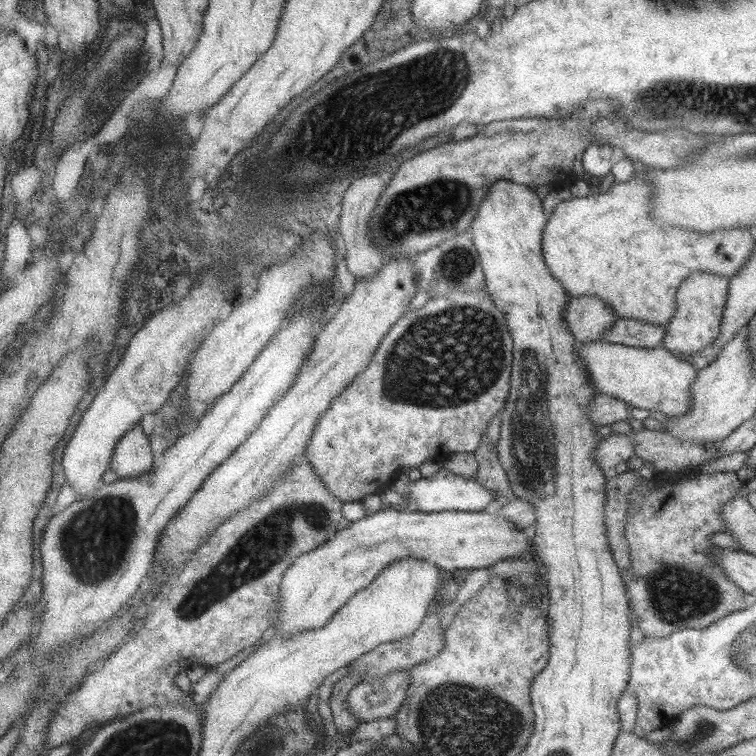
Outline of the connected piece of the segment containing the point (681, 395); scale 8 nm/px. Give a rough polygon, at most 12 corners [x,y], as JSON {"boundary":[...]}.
{"boundary":[[576,348],[592,386],[682,415],[697,371],[662,348]]}

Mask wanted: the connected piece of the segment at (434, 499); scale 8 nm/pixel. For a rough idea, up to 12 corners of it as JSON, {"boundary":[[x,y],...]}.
{"boundary":[[443,466],[388,488],[417,512],[477,512],[492,492]]}

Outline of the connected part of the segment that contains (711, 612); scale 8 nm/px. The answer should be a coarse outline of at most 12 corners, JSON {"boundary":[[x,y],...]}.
{"boundary":[[735,471],[630,494],[626,586],[645,638],[746,606],[711,561]]}

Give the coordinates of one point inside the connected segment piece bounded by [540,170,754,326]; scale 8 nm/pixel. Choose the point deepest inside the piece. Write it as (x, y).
(603, 245)

